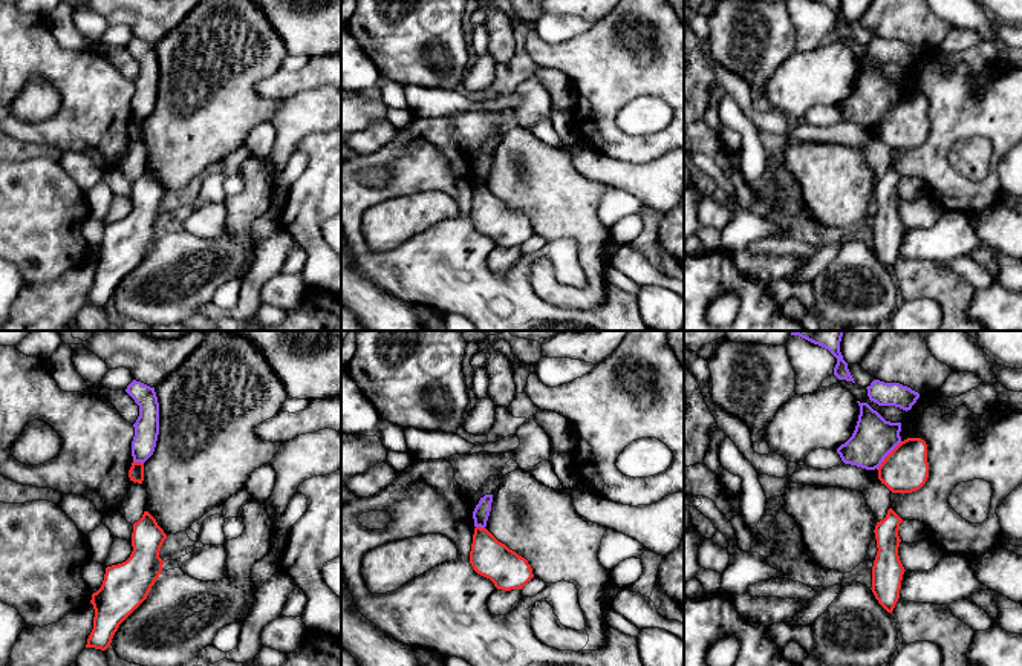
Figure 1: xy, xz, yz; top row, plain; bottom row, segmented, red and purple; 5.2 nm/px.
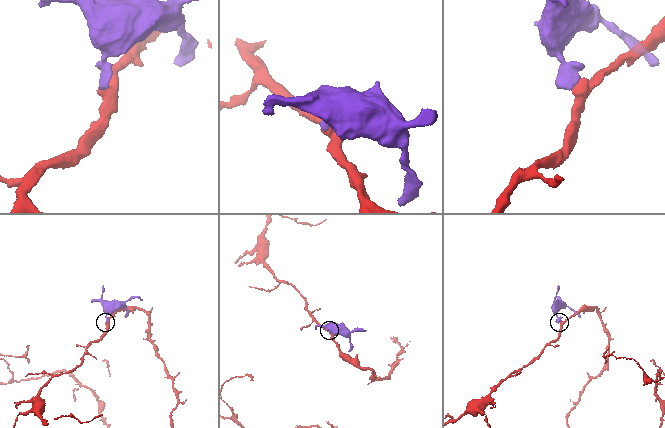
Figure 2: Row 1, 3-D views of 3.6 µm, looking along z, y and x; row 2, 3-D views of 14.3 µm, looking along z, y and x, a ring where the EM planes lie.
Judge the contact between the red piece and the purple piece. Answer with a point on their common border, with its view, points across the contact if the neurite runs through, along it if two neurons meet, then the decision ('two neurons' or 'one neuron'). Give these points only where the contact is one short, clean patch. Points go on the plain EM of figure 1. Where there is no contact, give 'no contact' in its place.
yz (888, 112) | along yz (901, 98), (877, 126) | two neurons

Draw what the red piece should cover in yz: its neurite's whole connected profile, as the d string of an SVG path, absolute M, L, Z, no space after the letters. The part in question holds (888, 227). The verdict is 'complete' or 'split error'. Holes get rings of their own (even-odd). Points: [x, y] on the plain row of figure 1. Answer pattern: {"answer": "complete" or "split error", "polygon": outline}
{"answer": "complete", "polygon": "M892 167L875 182L877 213L872 224L872 250L878 260L892 271L901 246L904 224L898 213L900 181L903 176Z"}

